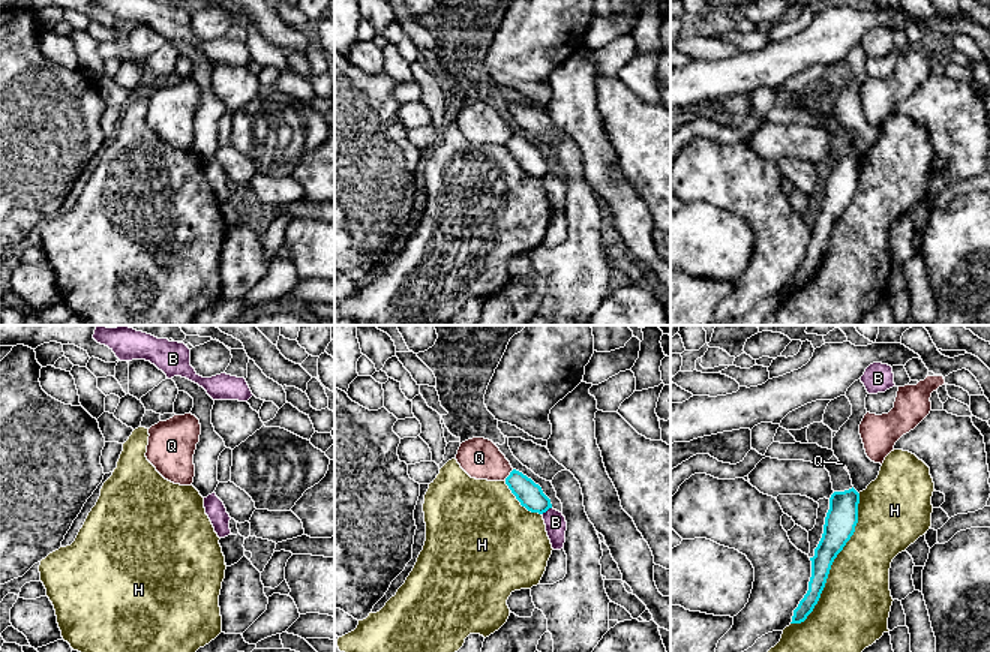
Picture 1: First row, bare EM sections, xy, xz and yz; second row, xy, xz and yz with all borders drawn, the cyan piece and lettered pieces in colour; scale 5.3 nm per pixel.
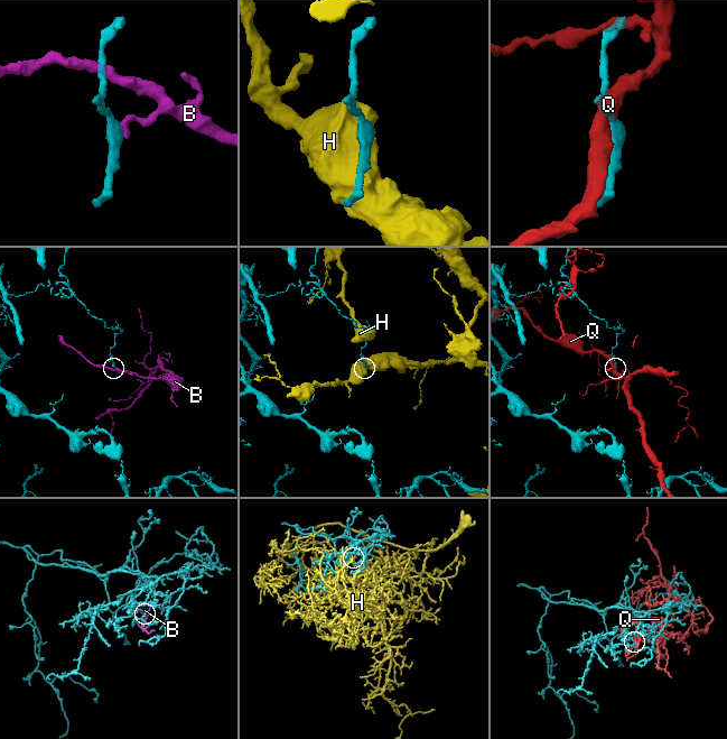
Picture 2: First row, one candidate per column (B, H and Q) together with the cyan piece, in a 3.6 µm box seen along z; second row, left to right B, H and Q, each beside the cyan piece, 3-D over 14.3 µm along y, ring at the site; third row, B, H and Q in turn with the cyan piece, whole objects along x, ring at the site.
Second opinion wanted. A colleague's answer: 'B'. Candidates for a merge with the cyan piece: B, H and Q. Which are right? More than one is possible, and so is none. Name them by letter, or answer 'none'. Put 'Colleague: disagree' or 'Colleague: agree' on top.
Colleague: disagree
none

